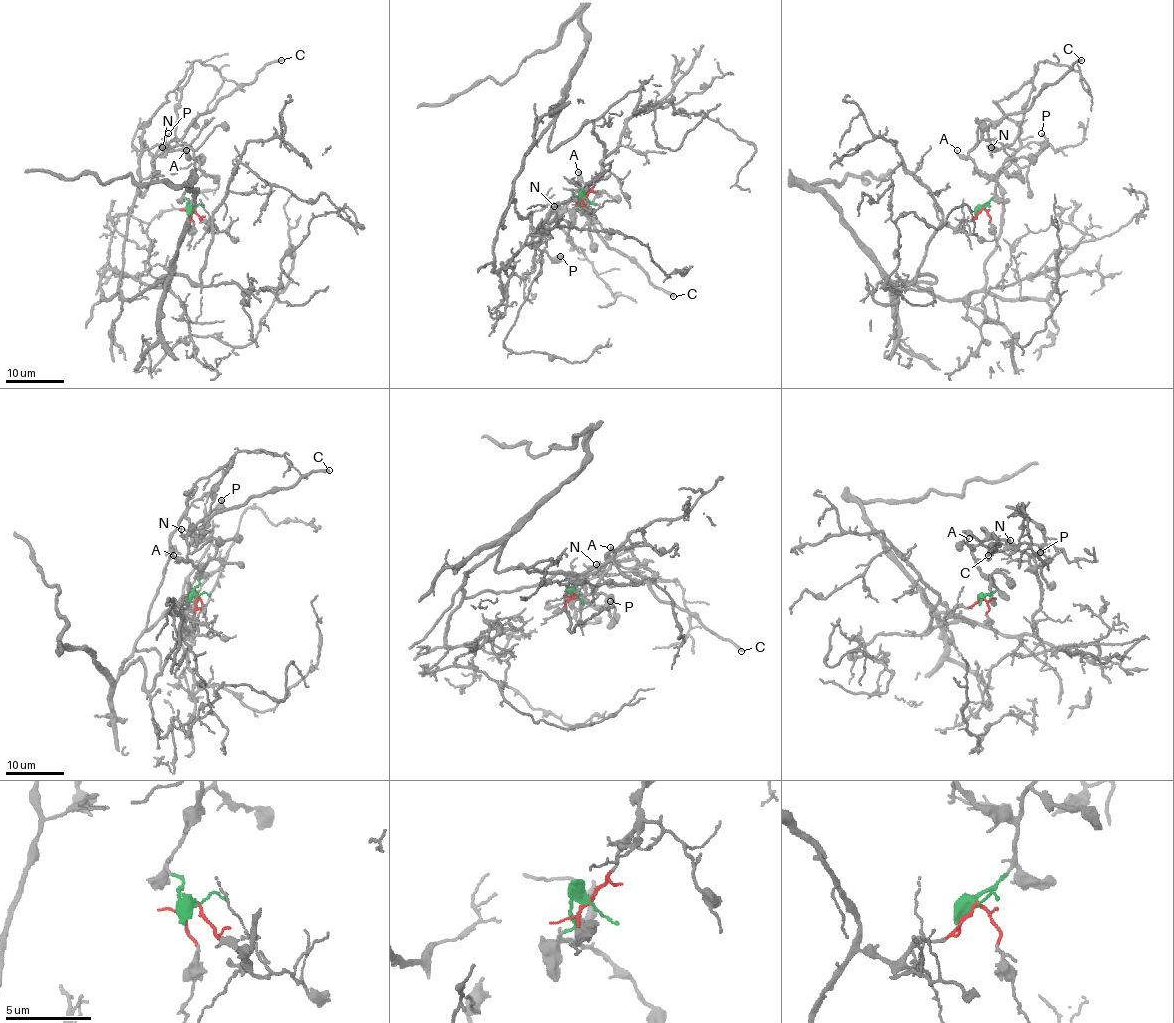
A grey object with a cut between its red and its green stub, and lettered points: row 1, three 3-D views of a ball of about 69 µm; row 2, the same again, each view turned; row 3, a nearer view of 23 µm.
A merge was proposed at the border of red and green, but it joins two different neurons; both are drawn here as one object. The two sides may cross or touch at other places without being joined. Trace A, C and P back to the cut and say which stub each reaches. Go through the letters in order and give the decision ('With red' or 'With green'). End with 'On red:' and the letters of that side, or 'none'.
A: With green
C: With green
P: With green
On red: none

